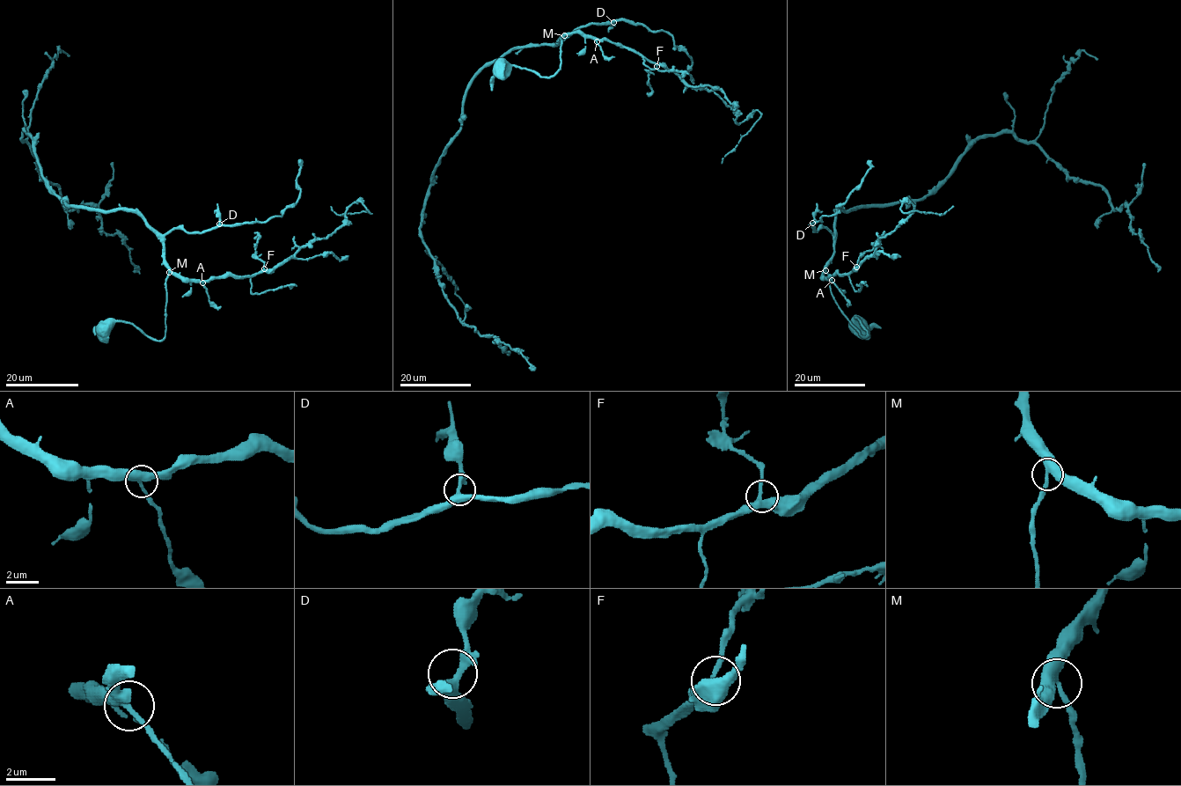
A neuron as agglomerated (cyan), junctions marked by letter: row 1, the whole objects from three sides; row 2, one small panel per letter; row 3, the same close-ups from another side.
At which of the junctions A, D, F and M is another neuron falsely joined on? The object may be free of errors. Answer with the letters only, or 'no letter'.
no letter

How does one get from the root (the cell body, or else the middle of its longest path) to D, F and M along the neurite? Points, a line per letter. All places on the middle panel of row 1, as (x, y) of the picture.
D: (500, 68), (516, 65), (551, 77), (560, 68), (563, 35), (558, 43), (582, 26), (613, 22)
F: (500, 68), (516, 65), (551, 77), (560, 68), (561, 39), (574, 33), (620, 43), (656, 66)
M: (500, 68), (516, 65), (534, 70), (542, 77), (551, 77), (560, 68), (560, 47), (563, 35)

